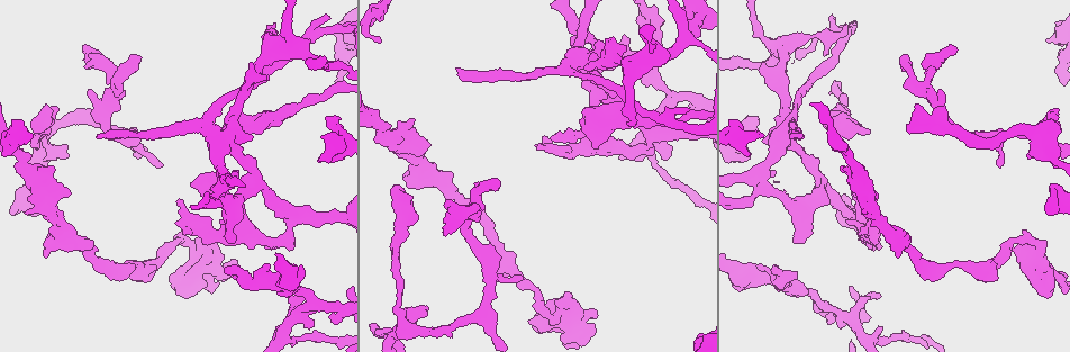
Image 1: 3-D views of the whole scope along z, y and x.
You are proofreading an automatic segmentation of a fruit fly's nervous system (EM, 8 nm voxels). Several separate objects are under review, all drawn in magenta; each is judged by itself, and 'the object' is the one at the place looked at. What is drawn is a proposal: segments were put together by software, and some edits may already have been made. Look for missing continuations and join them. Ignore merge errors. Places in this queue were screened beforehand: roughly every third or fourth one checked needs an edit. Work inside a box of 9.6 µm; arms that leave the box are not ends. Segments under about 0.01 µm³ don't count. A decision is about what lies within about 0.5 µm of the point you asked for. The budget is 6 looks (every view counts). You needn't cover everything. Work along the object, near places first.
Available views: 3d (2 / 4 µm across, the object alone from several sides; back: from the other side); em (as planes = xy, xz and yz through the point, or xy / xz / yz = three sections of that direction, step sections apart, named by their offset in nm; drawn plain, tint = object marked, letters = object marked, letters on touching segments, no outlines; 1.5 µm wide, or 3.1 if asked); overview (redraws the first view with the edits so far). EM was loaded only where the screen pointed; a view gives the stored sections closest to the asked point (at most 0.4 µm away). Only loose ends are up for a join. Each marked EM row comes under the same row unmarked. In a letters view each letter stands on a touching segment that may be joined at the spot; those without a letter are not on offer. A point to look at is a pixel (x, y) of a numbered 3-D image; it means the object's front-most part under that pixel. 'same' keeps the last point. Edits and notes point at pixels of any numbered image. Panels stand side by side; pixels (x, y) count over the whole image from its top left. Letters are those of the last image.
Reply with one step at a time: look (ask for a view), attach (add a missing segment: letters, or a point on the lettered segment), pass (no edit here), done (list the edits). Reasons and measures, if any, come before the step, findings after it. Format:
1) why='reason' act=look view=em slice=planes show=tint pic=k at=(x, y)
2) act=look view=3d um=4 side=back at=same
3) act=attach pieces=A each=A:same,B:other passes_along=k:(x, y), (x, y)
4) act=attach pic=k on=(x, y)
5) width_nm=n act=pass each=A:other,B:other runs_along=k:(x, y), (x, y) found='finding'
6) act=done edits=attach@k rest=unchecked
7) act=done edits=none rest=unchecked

why='stops while still wide' act=look view=em slice=planes show=letters pic=1 at=(869, 131)

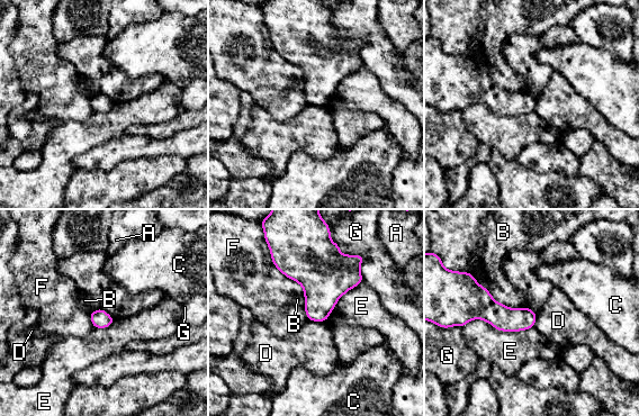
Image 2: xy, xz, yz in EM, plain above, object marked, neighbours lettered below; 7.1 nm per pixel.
act=pass each=A:other,B:other,C:other,D:other,E:other,F:other,G:other border=2:(308, 319), (325, 323) found='no lettered segment goes on from it'

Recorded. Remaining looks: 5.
why='an open end' act=look view=3d um=2 pic=1 at=(446, 234)

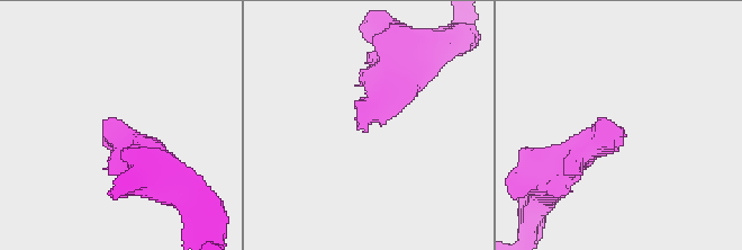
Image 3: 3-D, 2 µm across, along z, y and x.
act=look view=em slice=planes show=letters pic=3 at=(111, 132)

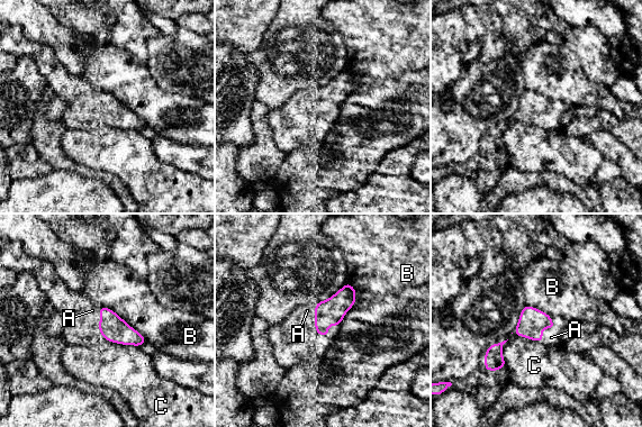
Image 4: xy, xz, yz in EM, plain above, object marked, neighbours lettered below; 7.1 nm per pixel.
width_nm=190 longest_contact=B:420nm act=attach pieces=A each=A:same,B:other,C:other found='it goes on there'

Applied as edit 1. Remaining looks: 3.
act=look view=em slice=planes show=tint pic=1 at=(500, 183)

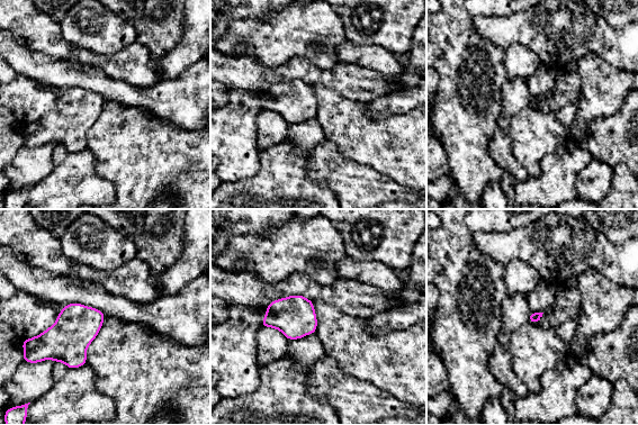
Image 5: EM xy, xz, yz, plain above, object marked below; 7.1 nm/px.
why='see the neighbours' act=look view=em slice=planes show=letters at=same

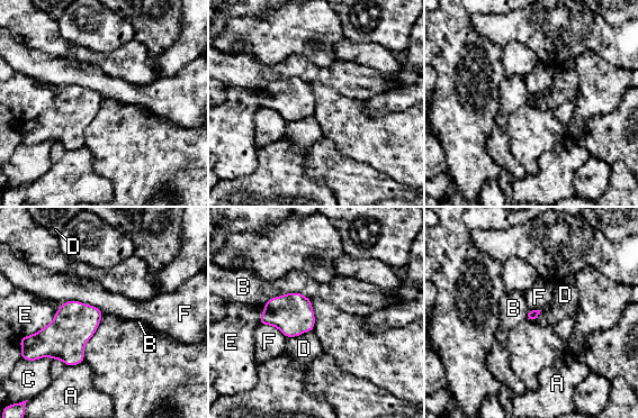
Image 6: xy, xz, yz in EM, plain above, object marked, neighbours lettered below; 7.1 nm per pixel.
act=pass each=A:other,B:other,C:other,D:other,E:other,F:other border=6:(56, 309), (78, 300), (104, 312) found='no lettered segment goes on from it'

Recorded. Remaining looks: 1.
act=done edits=attach@4 rest=unchecked

